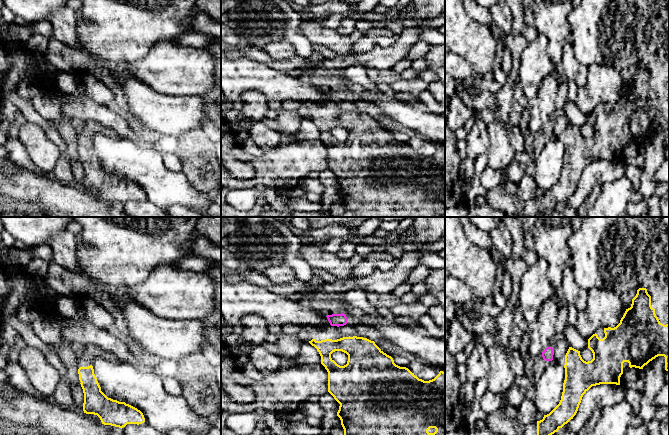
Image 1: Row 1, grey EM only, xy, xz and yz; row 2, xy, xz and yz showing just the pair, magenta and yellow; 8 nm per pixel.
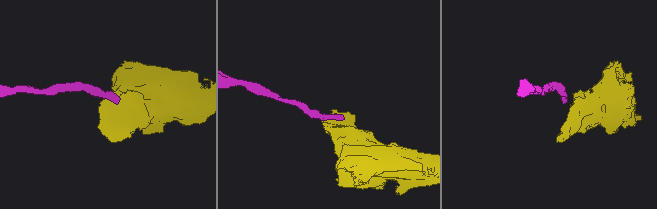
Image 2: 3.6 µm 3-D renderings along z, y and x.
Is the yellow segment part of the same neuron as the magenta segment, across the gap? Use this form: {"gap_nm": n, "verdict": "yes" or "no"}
{"gap_nm": 100, "verdict": "yes"}

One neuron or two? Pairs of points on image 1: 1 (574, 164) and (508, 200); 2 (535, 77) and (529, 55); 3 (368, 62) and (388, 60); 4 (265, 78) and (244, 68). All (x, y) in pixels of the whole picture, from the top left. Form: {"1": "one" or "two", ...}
{"1": "one", "2": "one", "3": "one", "4": "one"}

